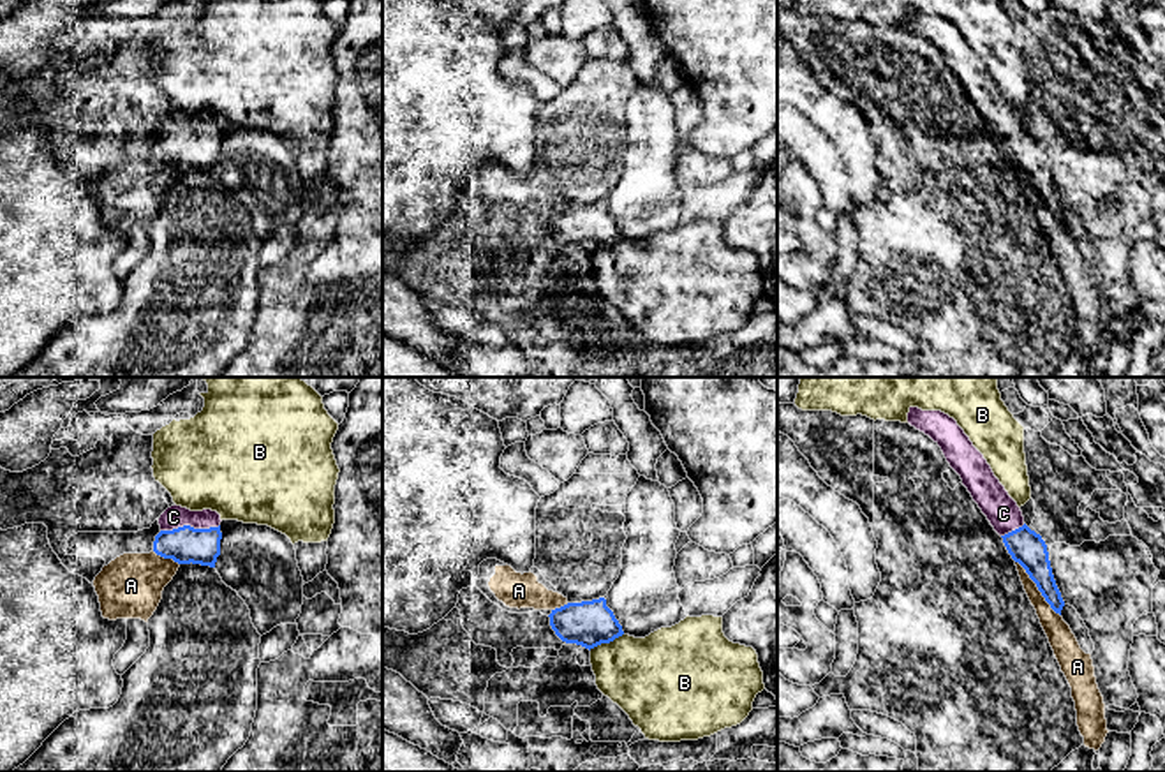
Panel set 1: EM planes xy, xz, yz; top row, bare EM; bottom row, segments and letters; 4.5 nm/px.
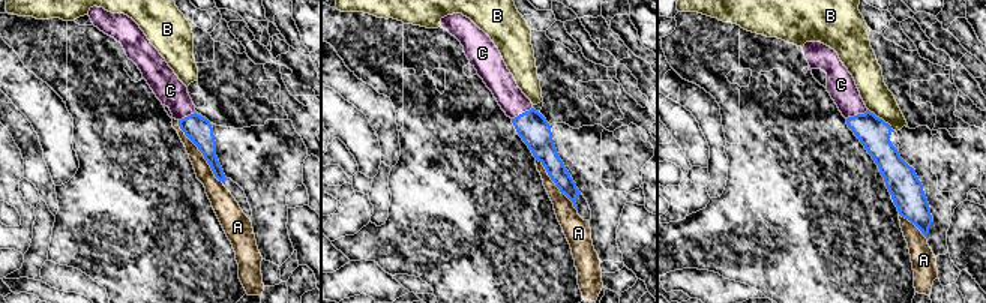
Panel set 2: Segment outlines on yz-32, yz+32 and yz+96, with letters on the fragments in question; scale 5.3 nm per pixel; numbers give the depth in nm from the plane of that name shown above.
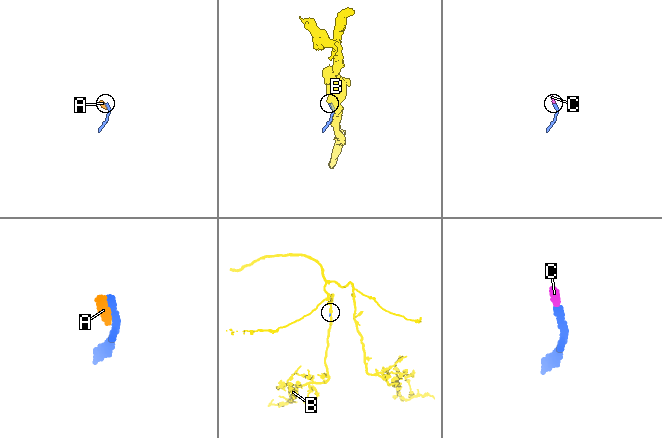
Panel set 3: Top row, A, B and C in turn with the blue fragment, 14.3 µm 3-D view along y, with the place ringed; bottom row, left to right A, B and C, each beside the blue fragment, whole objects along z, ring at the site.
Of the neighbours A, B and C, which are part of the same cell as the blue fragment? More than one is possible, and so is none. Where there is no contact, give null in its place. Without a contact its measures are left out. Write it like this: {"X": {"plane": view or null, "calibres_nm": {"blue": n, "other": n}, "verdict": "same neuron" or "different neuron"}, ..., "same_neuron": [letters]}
{"A": {"plane": "yz", "calibres_nm": {"blue": 160, "other": 120}, "verdict": "different neuron"}, "B": {"plane": "xz", "calibres_nm": {"blue": 200, "other": 360}, "verdict": "different neuron"}, "C": {"plane": "xy", "calibres_nm": {"blue": 170, "other": 100}, "verdict": "same neuron"}, "same_neuron": ["C"]}

